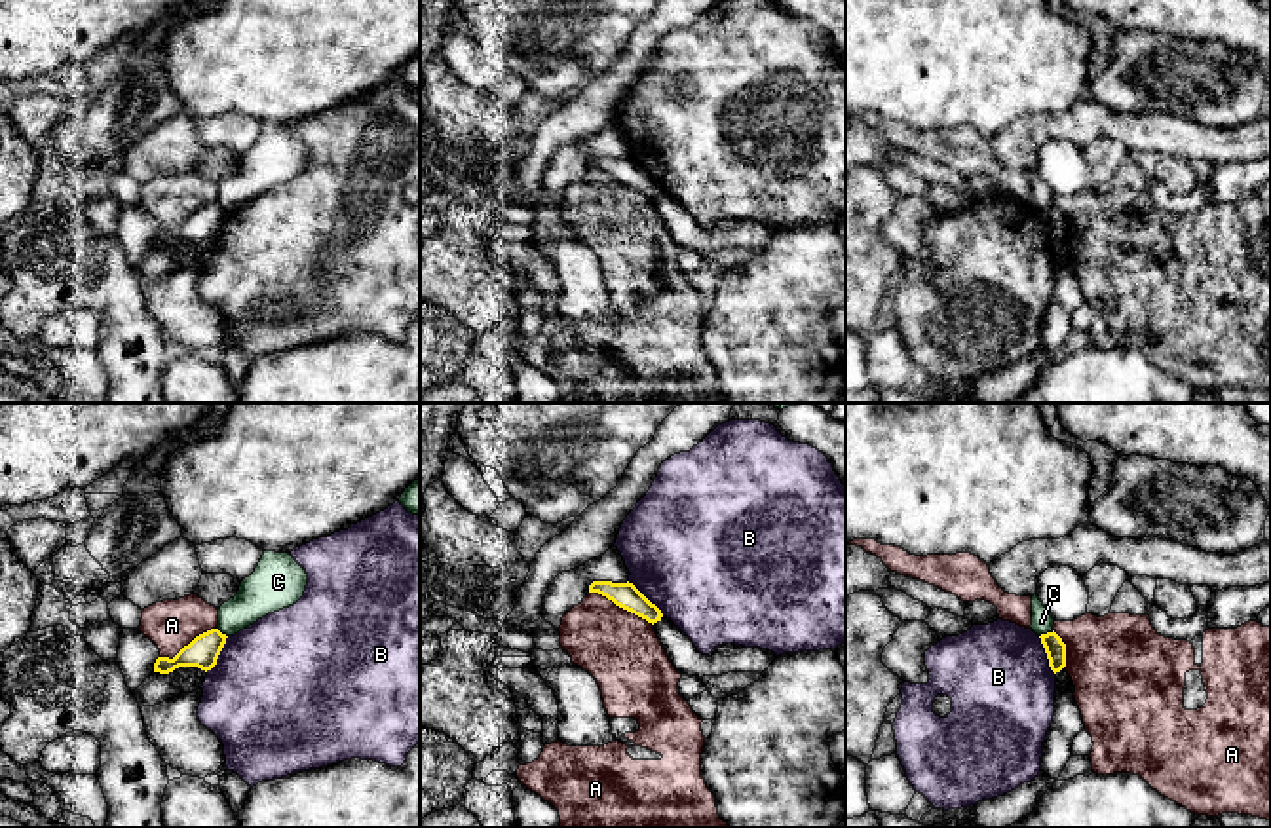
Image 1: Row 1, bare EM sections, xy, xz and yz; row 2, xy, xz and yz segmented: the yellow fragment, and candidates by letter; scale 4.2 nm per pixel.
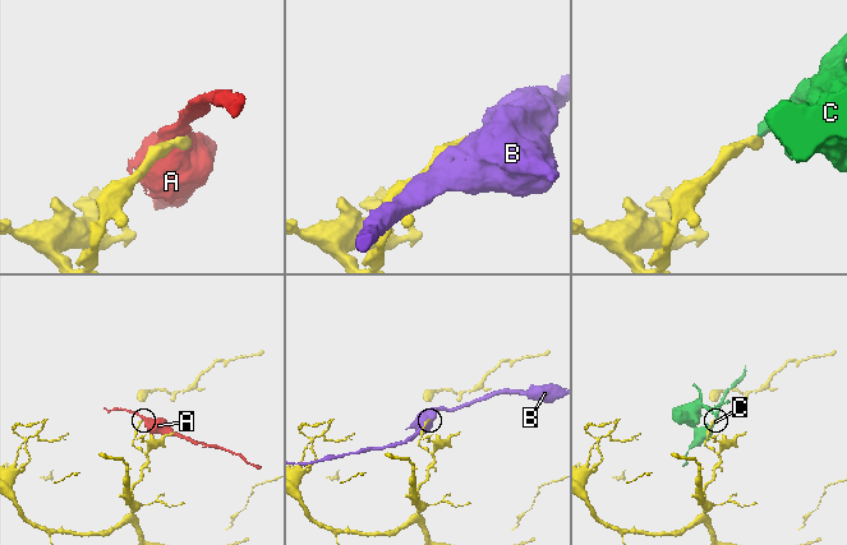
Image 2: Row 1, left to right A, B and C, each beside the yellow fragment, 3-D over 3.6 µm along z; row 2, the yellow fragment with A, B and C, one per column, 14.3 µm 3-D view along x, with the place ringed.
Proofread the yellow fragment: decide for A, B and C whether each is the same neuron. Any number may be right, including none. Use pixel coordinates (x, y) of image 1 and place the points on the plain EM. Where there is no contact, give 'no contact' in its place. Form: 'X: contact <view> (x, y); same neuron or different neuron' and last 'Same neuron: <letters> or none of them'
A: contact xz (622, 181); different neuron
B: contact xz (644, 171); different neuron
C: contact yz (1047, 207); different neuron
Same neuron: none of them

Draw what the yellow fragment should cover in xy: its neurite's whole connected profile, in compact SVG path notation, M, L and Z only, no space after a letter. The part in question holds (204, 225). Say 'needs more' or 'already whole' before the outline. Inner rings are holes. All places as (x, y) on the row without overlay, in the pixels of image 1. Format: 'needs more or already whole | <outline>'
already whole | M211 203L196 211L188 220L184 220L173 234L158 232L154 237L154 247L169 249L179 241L198 241L201 245L211 245L226 218L226 209L218 203Z

